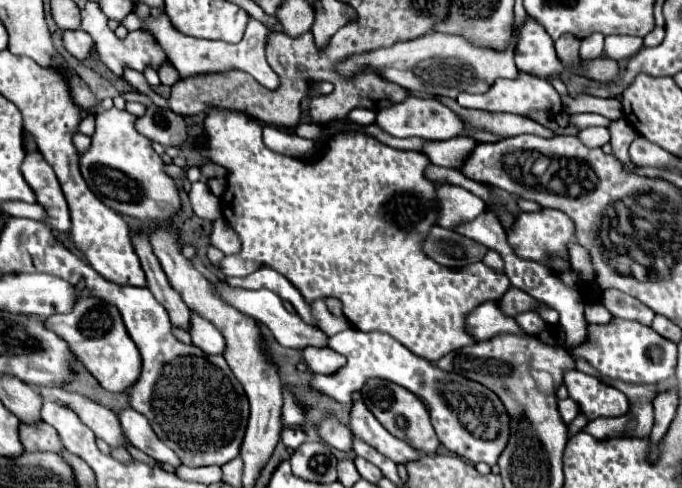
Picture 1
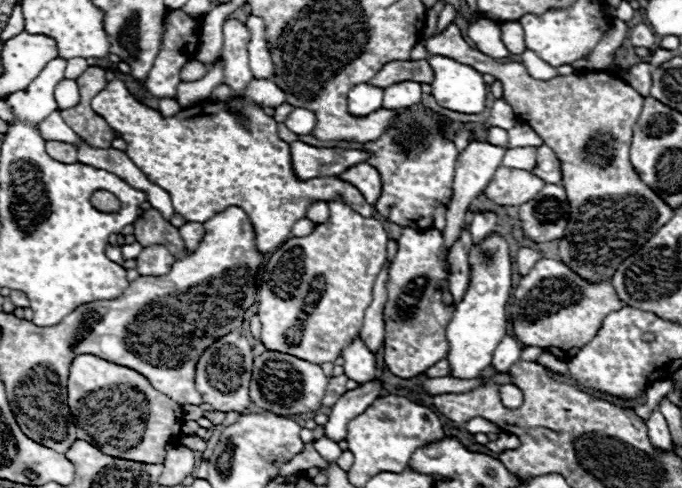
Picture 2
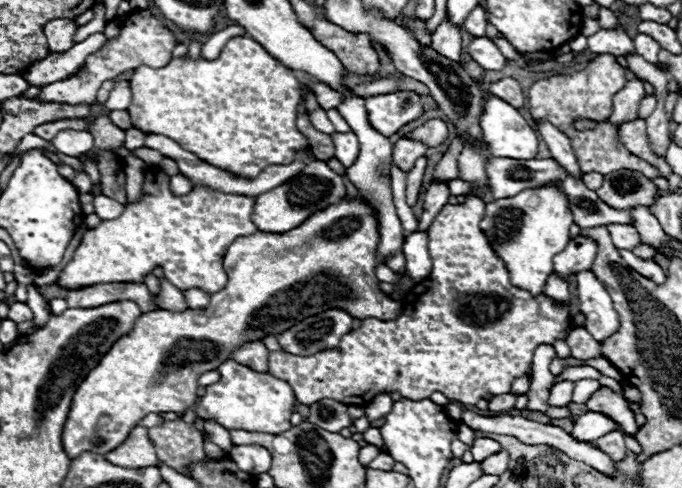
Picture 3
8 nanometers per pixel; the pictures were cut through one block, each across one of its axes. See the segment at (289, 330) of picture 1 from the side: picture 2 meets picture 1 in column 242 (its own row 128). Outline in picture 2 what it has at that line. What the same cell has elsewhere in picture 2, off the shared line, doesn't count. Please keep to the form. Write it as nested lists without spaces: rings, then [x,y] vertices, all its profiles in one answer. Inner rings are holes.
[[[294,108],[294,112],[286,118],[286,126],[298,136],[312,134],[312,130],[316,126],[316,114],[306,108]]]

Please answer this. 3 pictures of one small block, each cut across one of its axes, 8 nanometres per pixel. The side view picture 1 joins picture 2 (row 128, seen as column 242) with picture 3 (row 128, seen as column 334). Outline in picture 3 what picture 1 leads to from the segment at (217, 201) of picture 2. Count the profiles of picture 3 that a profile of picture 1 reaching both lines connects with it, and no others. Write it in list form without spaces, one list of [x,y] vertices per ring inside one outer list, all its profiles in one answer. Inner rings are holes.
[[[236,36],[228,40],[216,60],[190,60],[180,56],[164,68],[140,66],[134,70],[130,86],[132,102],[128,106],[128,114],[134,128],[142,130],[144,134],[164,134],[198,158],[218,168],[226,168],[236,176],[254,178],[268,166],[266,160],[294,160],[298,150],[308,148],[306,136],[296,128],[300,82],[294,76],[294,70],[272,58],[250,36]]]

